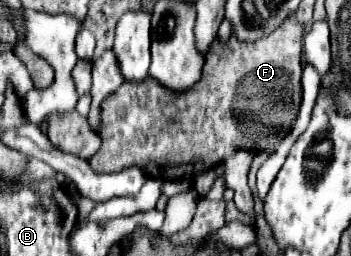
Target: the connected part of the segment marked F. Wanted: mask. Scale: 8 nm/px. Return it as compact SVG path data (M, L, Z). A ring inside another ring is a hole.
M284 22L280 28L276 28L270 36L266 38L260 38L256 42L238 42L234 36L230 38L228 44L220 44L218 40L210 46L210 52L206 56L206 62L204 62L204 70L202 70L202 78L200 82L190 90L190 92L184 92L184 94L172 94L170 90L162 88L156 80L152 78L146 78L142 84L136 84L136 82L124 82L116 92L112 92L102 104L100 104L100 132L98 136L102 138L102 148L96 152L96 156L90 158L90 166L92 170L96 170L96 174L110 174L110 172L116 172L116 170L122 170L122 168L130 168L130 166L140 166L146 170L148 176L152 178L166 178L166 180L186 180L192 176L198 176L210 168L216 168L218 164L222 164L222 160L230 158L236 150L244 148L244 150L254 150L256 154L260 154L260 140L266 140L266 138L282 138L286 136L292 126L294 126L294 120L300 112L300 102L302 102L302 26L300 22Z

